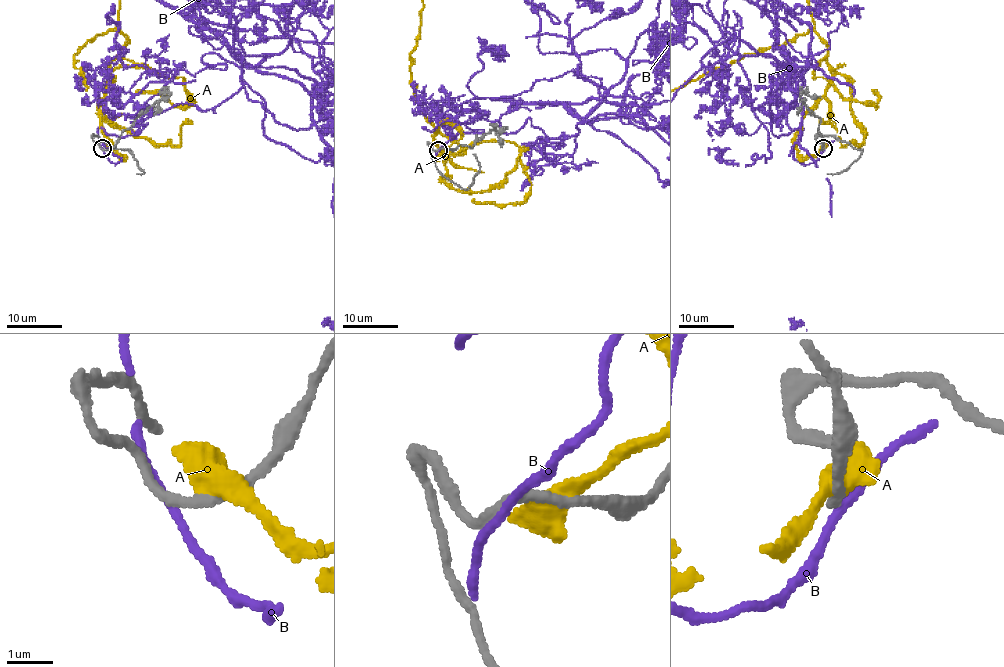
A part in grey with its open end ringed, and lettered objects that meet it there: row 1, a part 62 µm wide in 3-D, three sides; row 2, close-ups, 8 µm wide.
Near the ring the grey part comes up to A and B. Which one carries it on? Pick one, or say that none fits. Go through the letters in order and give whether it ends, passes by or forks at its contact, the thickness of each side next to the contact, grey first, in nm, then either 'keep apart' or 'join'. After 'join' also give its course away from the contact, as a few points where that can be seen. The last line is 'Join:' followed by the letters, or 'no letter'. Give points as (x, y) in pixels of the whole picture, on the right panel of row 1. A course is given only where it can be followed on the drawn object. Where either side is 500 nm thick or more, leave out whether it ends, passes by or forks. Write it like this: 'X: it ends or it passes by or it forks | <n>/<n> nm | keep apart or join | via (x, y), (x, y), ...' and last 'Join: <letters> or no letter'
A: it passes by | 220/480 nm | keep apart
B: it passes by | 200/190 nm | join | via (823, 149), (802, 164), (801, 127), (774, 135), (744, 96), (744, 56), (791, 61)
Join: B

